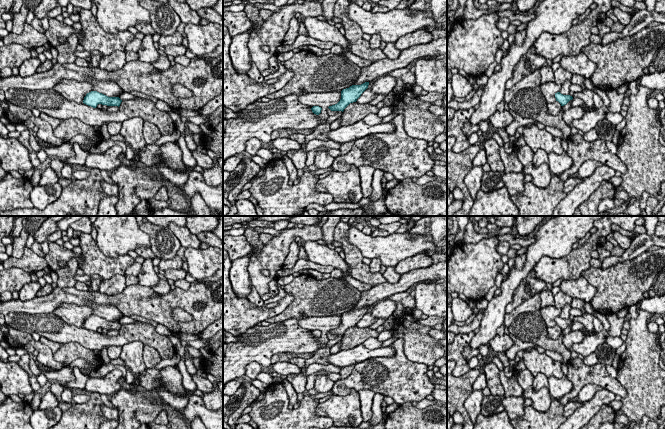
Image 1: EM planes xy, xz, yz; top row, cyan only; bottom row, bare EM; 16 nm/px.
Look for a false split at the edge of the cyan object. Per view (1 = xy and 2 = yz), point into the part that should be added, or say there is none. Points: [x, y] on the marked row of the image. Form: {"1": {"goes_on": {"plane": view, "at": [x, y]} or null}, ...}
{"1": {"goes_on": null}, "2": {"goes_on": null}}

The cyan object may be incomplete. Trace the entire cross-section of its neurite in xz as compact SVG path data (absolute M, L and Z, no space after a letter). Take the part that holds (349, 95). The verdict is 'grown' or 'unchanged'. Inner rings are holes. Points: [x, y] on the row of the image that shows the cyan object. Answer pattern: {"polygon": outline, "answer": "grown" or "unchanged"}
{"polygon": "M365 82L361 85L352 85L349 88L343 89L341 91L340 101L328 108L331 111L344 111L344 109L353 102L356 102L361 94L368 88L369 82Z", "answer": "unchanged"}

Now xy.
{"polygon": "M91 91L84 97L83 103L96 108L98 104L107 106L120 106L122 100L119 97L108 97L97 91Z", "answer": "unchanged"}

